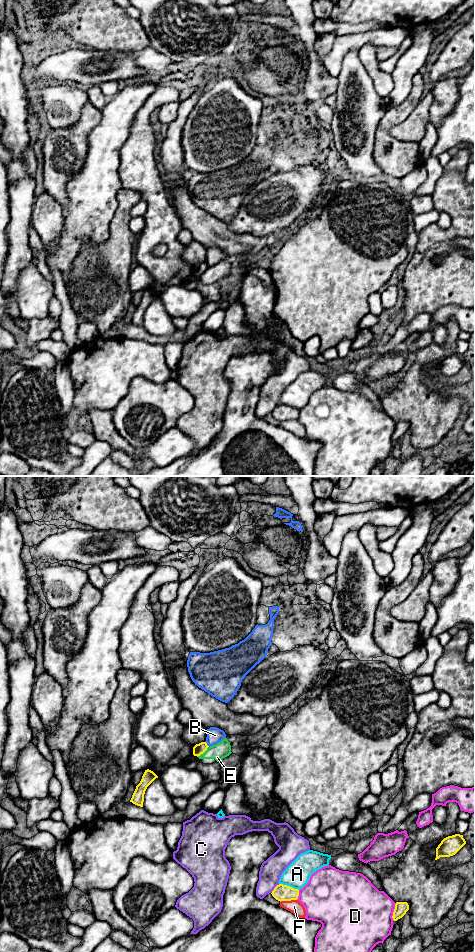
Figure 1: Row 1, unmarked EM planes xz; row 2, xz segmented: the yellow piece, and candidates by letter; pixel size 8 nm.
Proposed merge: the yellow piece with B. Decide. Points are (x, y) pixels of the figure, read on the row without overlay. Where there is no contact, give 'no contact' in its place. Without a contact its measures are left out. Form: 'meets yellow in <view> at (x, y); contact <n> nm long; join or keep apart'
meets yellow in xz at (206, 264); contact 60 nm long; keep apart

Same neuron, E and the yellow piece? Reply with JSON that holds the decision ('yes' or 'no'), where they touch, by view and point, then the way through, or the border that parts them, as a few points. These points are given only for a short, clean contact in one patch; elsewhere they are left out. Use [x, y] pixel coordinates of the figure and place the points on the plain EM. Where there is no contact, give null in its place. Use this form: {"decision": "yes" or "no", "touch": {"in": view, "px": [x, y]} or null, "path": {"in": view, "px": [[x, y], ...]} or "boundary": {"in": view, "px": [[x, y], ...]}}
{"decision": "no", "touch": {"in": "xz", "px": [203, 272]}, "boundary": {"in": "xz", "px": [[208, 266], [197, 276]]}}

